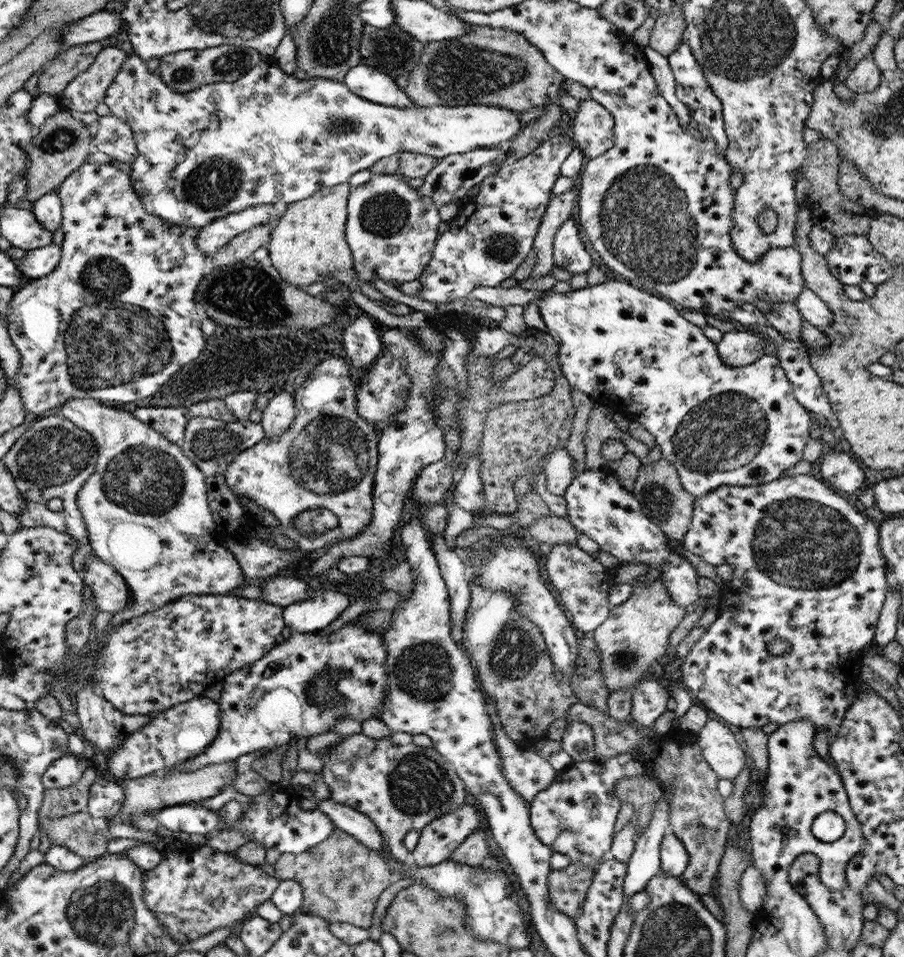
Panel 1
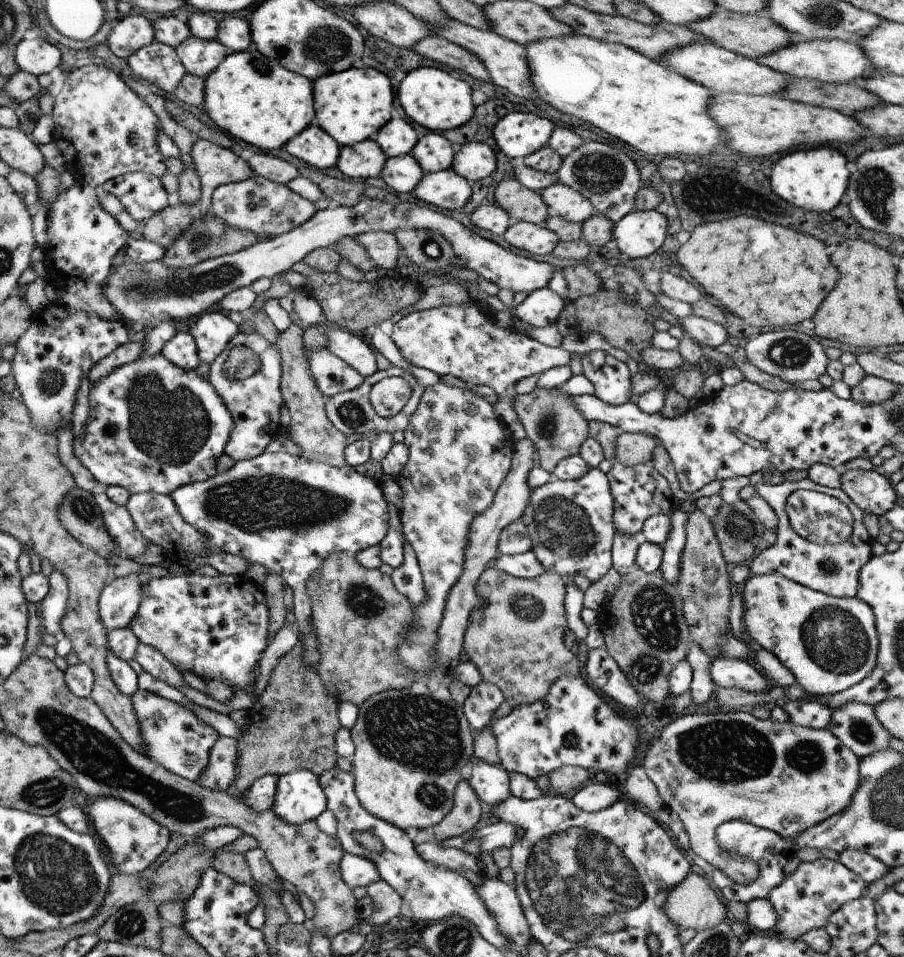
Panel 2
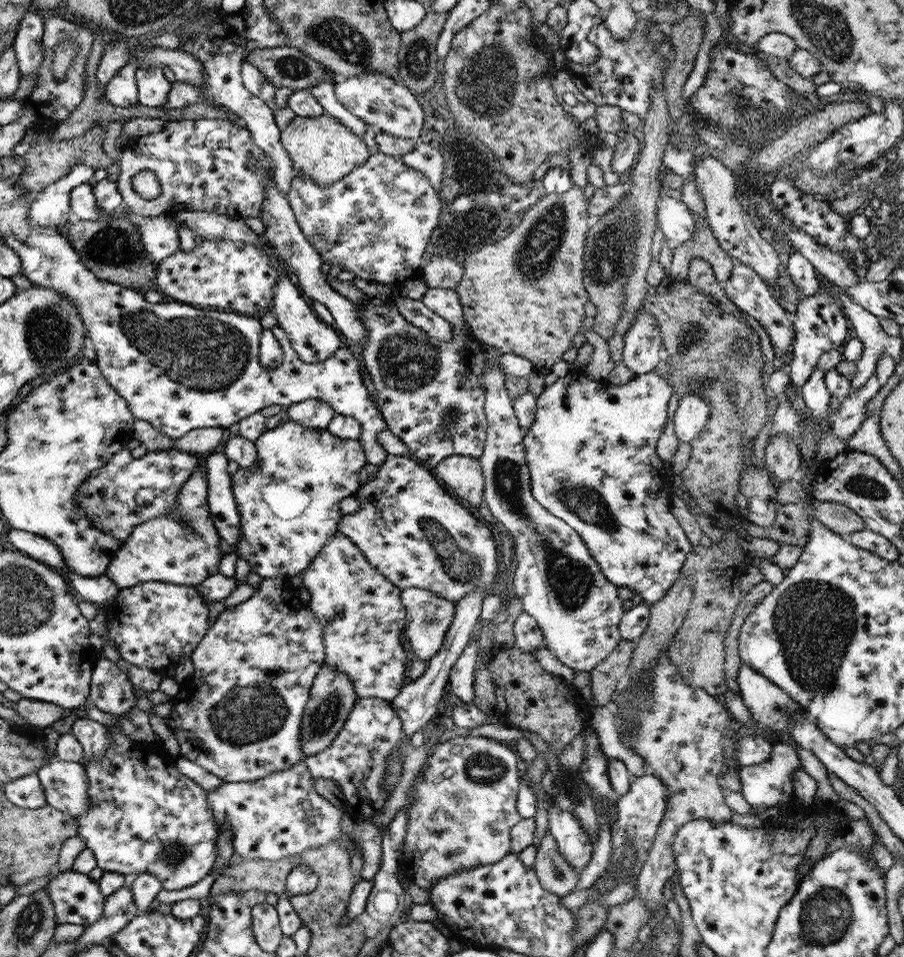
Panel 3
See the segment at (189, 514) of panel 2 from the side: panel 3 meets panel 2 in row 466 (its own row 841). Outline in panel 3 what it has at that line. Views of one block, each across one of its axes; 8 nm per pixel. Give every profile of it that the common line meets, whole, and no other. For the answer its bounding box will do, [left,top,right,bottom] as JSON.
[207,762,352,860]

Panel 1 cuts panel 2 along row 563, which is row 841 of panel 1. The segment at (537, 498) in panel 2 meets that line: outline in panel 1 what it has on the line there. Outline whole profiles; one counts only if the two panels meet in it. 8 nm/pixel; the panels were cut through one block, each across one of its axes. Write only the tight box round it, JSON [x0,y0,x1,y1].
[529,751,649,870]

